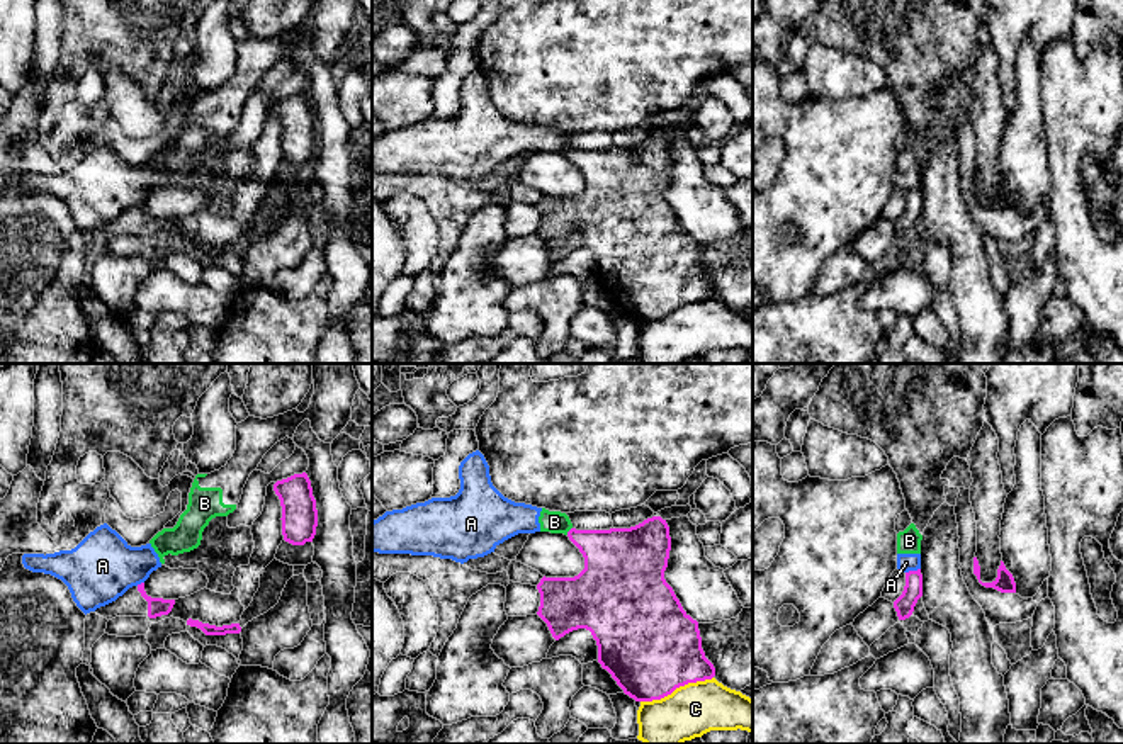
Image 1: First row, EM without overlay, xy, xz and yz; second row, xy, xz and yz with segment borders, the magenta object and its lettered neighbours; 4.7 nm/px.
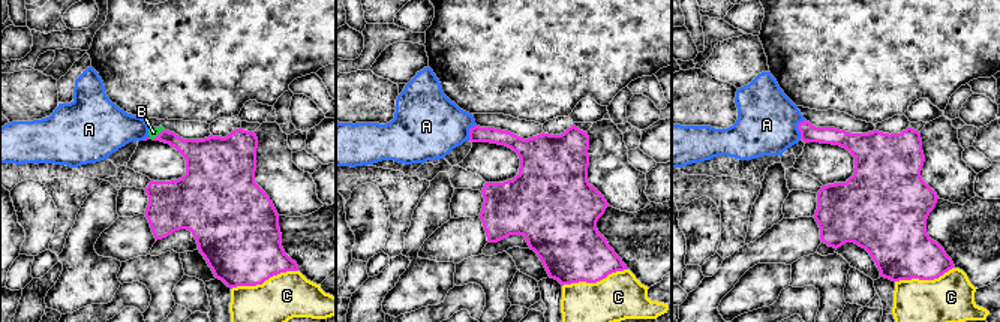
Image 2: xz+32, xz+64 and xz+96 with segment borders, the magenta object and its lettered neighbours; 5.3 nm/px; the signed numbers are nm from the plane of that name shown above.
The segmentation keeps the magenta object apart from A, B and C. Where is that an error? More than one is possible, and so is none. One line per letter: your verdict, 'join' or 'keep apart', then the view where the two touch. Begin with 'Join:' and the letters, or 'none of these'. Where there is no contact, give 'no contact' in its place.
Join: none of these
A: keep apart | yz
B: keep apart | xz
C: keep apart | xz

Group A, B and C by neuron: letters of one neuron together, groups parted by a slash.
A B / C

